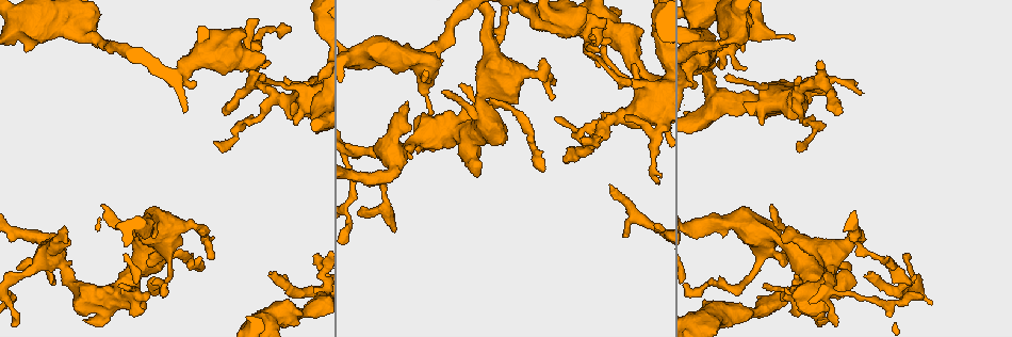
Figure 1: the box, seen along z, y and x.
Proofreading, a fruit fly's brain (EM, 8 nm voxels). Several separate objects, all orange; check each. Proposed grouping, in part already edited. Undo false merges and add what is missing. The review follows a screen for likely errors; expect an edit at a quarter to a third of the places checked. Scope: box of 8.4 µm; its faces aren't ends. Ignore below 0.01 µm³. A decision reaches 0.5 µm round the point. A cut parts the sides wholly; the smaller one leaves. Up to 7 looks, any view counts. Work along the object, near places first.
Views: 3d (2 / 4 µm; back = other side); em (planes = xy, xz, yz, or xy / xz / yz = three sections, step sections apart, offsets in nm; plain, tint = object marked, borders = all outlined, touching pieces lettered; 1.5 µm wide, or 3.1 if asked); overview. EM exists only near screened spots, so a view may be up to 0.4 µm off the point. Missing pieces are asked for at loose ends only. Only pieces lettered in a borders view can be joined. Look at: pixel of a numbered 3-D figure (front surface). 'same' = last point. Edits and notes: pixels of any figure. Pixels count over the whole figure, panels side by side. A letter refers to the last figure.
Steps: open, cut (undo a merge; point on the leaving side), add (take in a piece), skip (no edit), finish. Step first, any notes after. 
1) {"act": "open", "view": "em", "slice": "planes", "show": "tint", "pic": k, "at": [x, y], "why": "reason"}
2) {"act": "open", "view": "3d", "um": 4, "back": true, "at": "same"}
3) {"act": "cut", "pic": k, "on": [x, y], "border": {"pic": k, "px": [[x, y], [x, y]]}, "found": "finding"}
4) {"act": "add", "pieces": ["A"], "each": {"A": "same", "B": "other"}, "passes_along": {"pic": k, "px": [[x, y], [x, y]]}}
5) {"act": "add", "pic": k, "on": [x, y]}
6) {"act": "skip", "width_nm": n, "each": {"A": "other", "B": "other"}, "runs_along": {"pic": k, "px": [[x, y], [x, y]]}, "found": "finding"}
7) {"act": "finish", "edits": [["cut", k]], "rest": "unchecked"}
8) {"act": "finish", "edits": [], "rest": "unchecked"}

{"act": "open", "view": "3d", "um": 2, "pic": 1, "at": [196, 82], "why": "stops while still wide"}

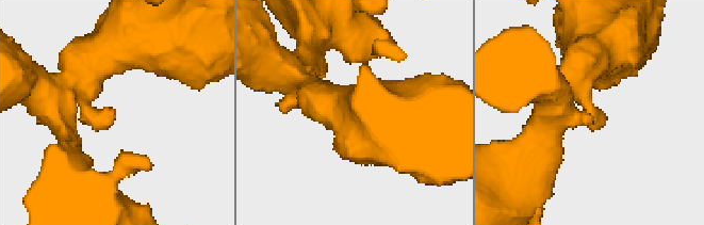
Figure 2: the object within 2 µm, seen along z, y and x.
{"act": "open", "view": "em", "slice": "xz", "step": 4, "show": "borders", "pic": 2, "at": [113, 111], "arm_widths_nm": [300, 600], "why": "now the EM"}

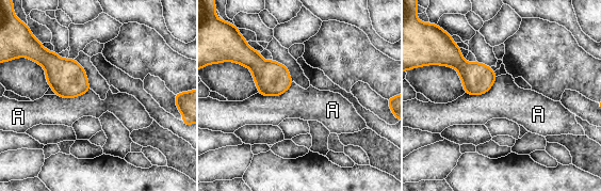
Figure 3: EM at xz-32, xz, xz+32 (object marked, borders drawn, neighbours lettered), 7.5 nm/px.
{"act": "skip", "longest_contact_nm": ["A", 280], "each": {"A": "other"}, "found": "no lettered piece goes on from it"}

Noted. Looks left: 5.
{"act": "open", "view": "em", "slice": "yz", "step": 8, "show": "tint", "pic": 1, "at": [655, 127], "why": "thick turns thin"}

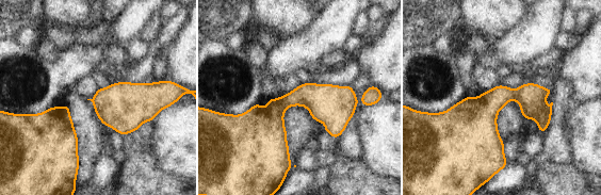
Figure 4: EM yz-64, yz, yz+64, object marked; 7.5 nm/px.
{"act": "open", "view": "em", "slice": "planes", "show": "tint", "at": "same"}

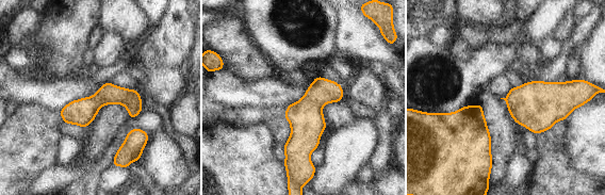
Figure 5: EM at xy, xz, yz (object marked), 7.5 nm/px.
{"act": "open", "view": "em", "slice": "planes", "show": "borders", "at": "same", "why": "see the neighbours"}

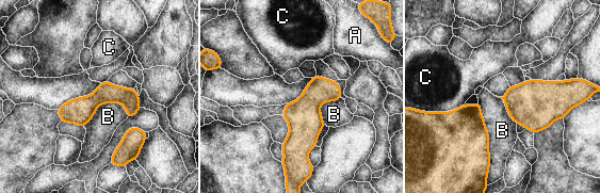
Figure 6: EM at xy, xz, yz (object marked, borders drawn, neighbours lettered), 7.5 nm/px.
{"act": "skip", "each": {"A": "other", "B": "other", "C": "other"}, "border": {"pic": 6, "px": [[477, 101], [488, 135], [489, 171]]}, "found": "one neuron here"}

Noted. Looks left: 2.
{"act": "open", "view": "em", "slice": "planes", "show": "borders", "pic": 1, "at": [772, 205], "why": "tapers out"}

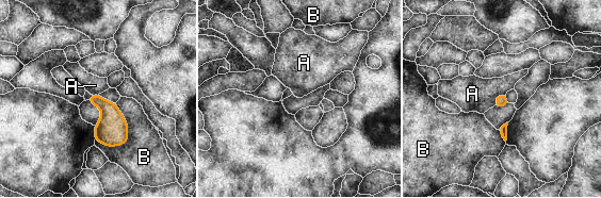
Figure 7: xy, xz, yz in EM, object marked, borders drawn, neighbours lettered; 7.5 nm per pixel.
{"act": "skip", "each": {"A": "other", "B": "other"}, "border": {"pic": 7, "px": [[505, 94], [500, 94], [494, 104]]}, "found": "no lettered piece goes on from it"}

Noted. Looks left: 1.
{"act": "finish", "edits": [], "rest": "unchecked"}

